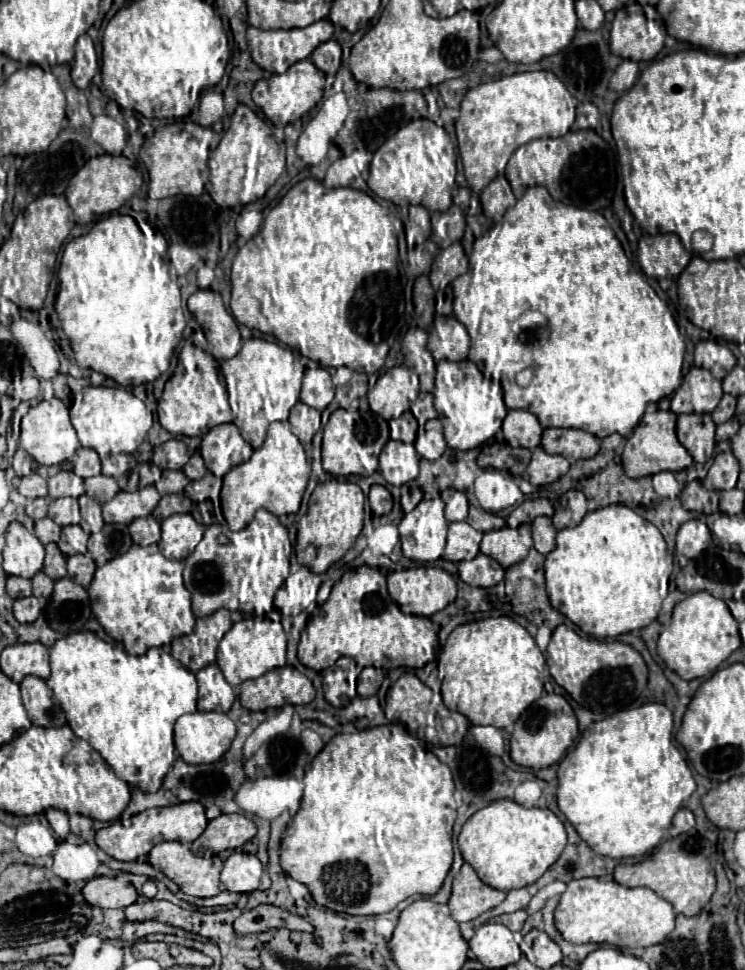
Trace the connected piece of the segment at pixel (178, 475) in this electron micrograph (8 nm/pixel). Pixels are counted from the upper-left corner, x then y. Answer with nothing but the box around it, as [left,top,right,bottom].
[156,470,188,494]

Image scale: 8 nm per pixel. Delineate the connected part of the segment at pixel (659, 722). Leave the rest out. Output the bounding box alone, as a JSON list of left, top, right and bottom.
[556,702,696,861]

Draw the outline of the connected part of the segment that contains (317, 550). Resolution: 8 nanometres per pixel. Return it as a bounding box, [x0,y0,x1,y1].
[296,478,365,574]

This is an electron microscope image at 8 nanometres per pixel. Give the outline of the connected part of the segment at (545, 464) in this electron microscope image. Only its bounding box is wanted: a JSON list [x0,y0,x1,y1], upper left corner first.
[526,446,570,486]

